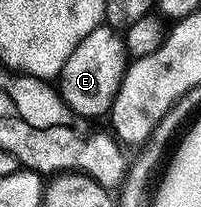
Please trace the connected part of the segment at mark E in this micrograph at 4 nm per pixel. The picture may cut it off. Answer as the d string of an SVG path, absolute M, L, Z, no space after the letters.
M108 26L91 30L91 34L71 50L67 62L61 67L59 96L76 116L104 117L126 67L127 56L118 33Z

